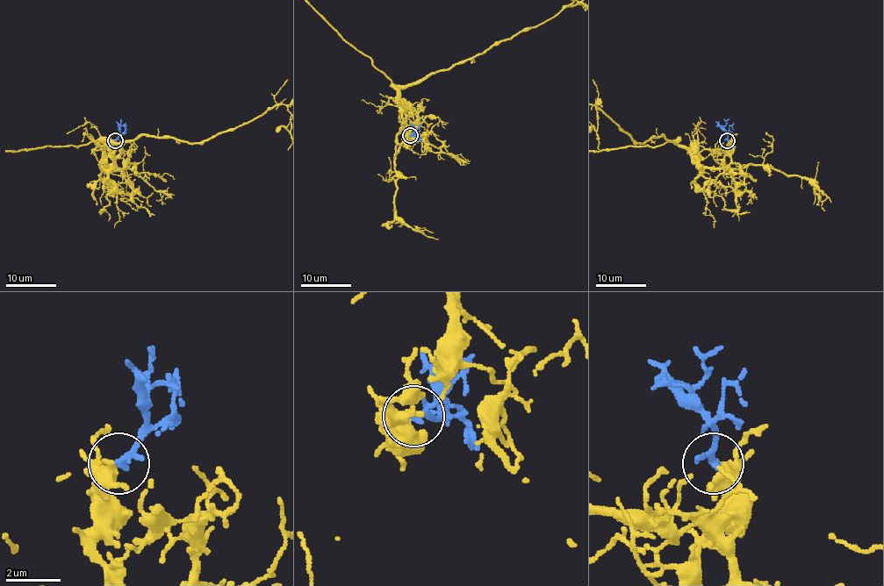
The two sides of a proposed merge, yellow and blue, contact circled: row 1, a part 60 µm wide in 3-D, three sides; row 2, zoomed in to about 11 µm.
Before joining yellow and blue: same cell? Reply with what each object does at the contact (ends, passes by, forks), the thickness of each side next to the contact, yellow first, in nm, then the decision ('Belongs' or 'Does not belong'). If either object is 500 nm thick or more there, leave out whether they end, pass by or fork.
At the ring yellow forks. At the ring blue ends. Thickness 320 nm (yellow) against 320 nm. Belongs

